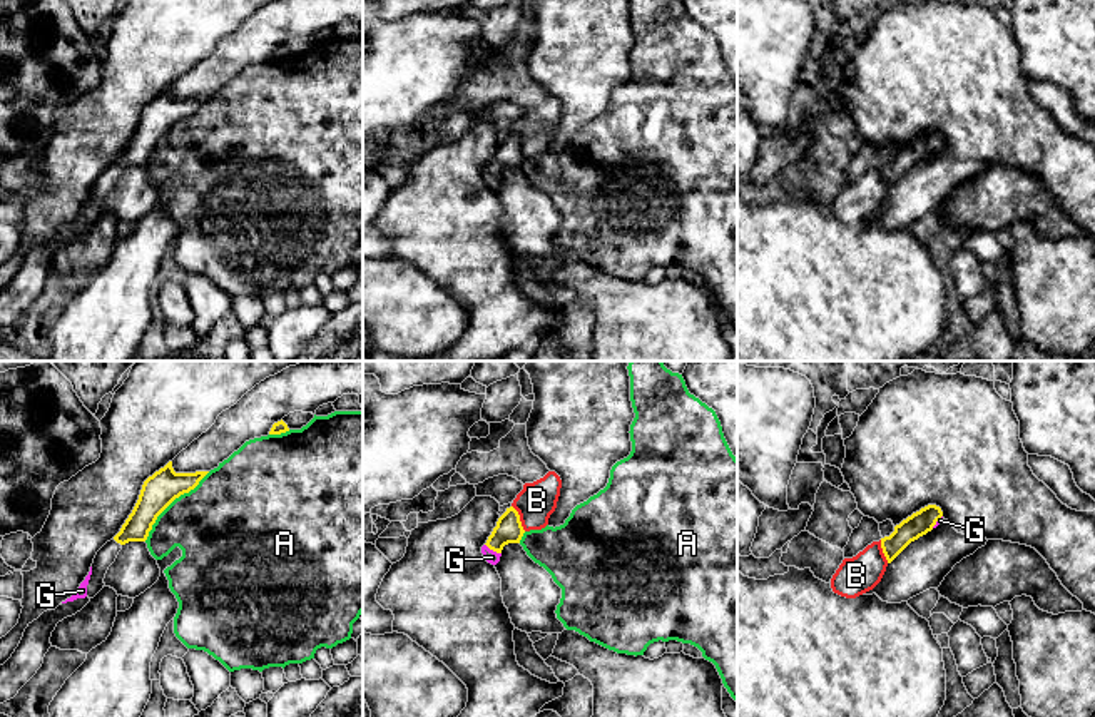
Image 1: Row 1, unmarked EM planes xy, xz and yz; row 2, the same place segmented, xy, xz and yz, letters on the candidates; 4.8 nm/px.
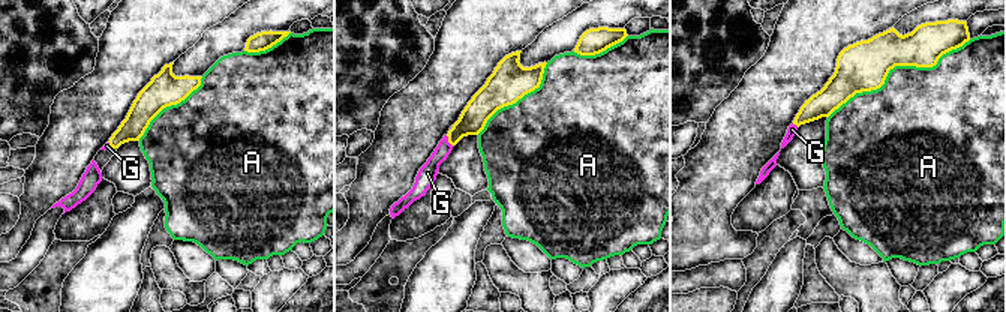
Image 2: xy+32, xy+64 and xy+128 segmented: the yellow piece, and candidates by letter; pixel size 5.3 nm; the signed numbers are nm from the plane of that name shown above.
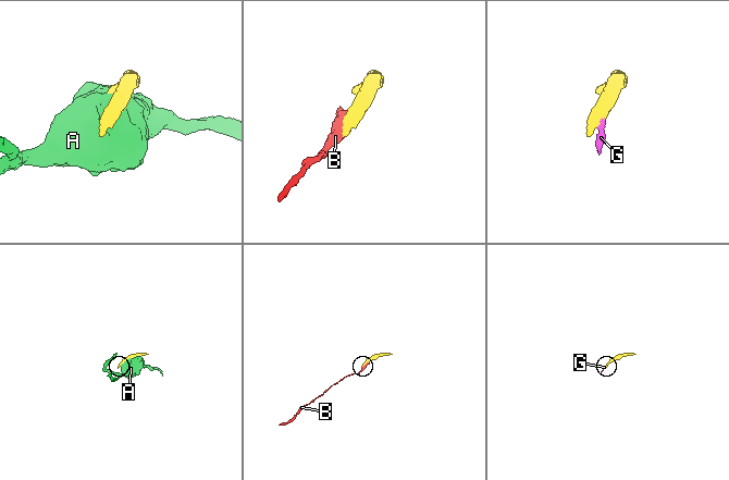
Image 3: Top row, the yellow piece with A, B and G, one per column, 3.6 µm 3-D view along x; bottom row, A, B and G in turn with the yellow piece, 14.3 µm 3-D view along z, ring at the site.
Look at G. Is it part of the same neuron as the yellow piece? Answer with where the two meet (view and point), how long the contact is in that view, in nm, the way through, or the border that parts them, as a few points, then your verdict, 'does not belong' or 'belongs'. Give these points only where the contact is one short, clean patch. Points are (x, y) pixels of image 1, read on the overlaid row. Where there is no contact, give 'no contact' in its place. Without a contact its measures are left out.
meets yellow in xz at (494, 550); contact 90 nm long; runs through xz (509, 528), (495, 542), (494, 550), (492, 557); belongs

